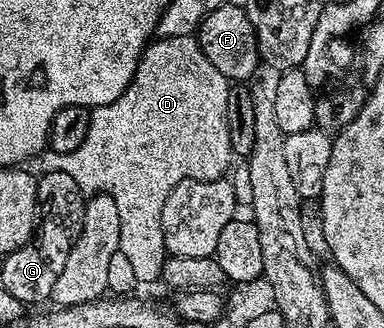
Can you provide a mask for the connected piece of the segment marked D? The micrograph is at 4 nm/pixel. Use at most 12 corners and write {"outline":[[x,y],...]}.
{"outline":[[195,35],[156,38],[91,111],[91,159],[140,285],[168,257],[165,197],[233,160],[228,79]]}

